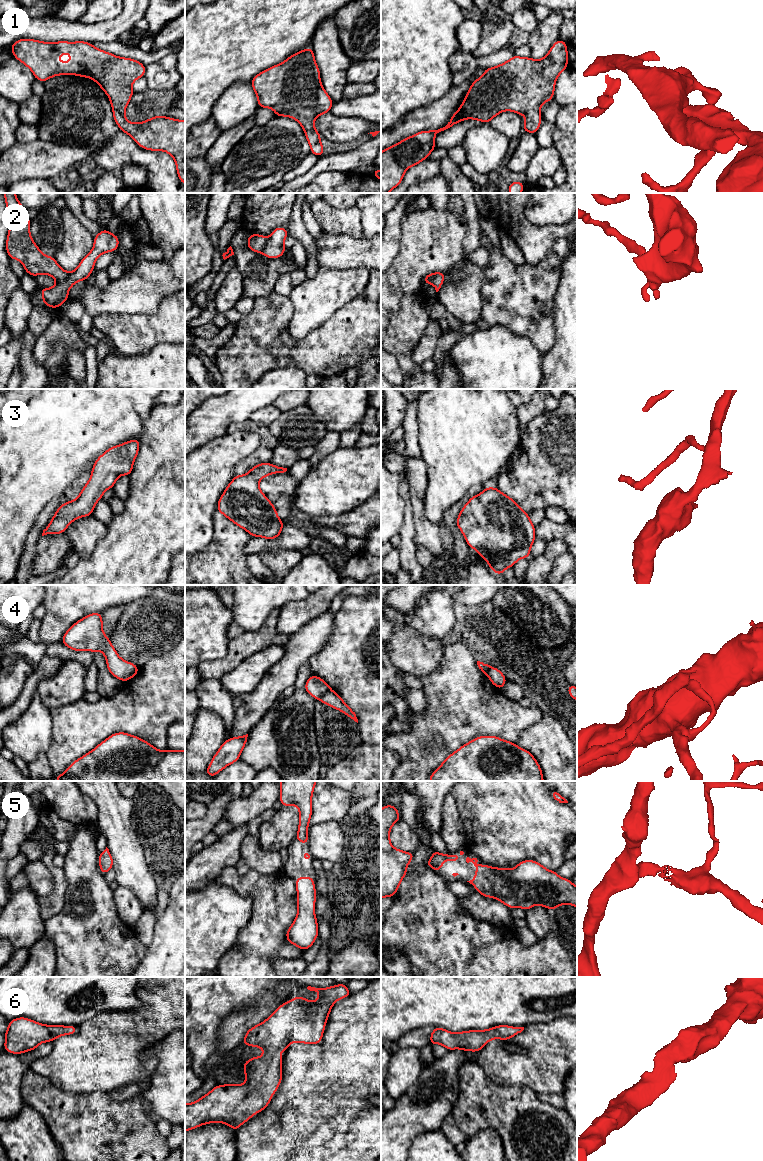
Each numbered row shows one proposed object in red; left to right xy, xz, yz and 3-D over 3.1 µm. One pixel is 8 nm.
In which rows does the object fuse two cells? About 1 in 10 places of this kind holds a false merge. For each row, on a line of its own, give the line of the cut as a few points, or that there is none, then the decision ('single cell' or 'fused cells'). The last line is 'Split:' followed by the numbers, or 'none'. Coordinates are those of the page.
1: no cut | single cell
2: xy (69, 272), (66, 279), (57, 284) | fused cells
3: no cut | single cell
4: xz (331, 689), (319, 699) | fused cells
5: no cut | single cell
6: no cut | single cell
Split: 2, 4

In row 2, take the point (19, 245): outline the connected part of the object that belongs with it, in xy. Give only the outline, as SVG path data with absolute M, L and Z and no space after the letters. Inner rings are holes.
M4 193L9 218L6 251L10 259L20 261L25 272L33 277L39 274L52 276L57 284L64 283L69 272L63 270L53 256L46 256L34 243L30 234L31 220L15 193Z

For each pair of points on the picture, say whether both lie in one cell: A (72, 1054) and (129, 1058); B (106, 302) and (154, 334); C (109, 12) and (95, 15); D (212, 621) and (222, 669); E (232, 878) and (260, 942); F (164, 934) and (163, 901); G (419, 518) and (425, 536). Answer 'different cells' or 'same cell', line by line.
A: same cell
B: different cells
C: same cell
D: different cells
E: same cell
F: different cells
G: same cell

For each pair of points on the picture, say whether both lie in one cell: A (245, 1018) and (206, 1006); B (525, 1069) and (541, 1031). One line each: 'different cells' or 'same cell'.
A: different cells
B: same cell

